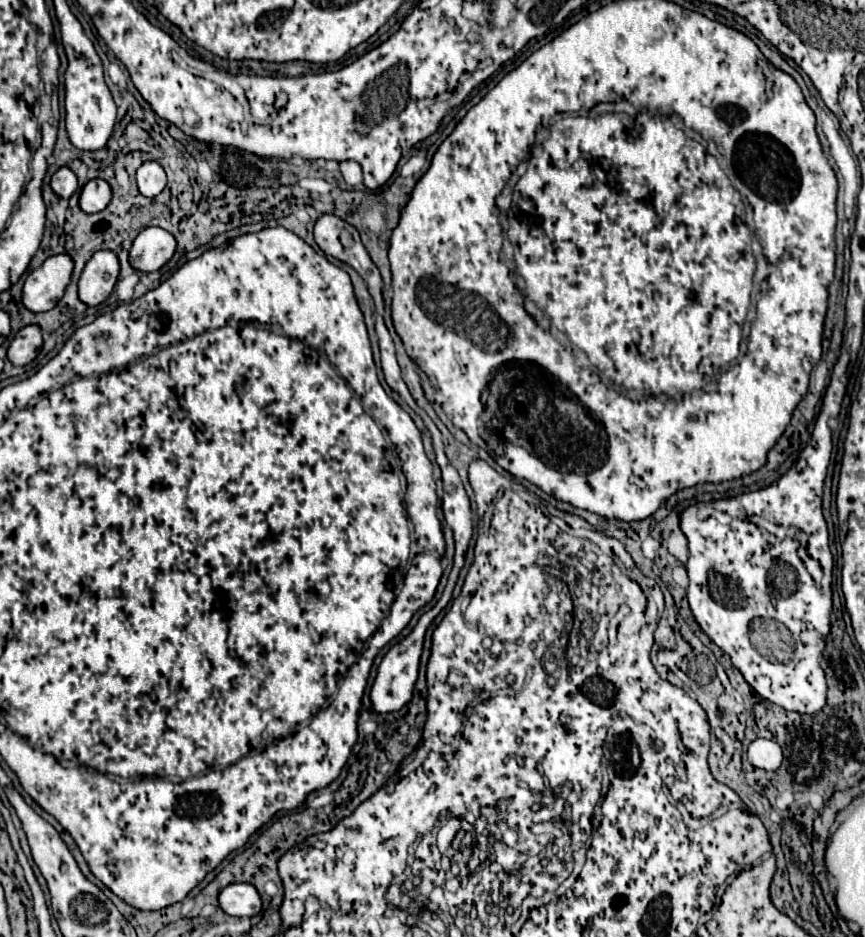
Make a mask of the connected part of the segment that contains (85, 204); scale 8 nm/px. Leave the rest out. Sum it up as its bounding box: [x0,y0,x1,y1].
[80,179,112,215]

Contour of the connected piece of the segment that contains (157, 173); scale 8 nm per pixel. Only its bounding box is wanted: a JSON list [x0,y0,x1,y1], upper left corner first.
[136,161,166,197]

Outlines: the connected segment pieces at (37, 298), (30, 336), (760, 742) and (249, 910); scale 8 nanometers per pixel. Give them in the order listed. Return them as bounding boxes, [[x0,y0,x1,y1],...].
[[22,255,72,313],[8,325,42,367],[748,738,782,771],[218,883,262,917]]

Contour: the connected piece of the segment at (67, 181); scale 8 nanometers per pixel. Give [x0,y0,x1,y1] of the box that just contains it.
[50,167,78,199]

